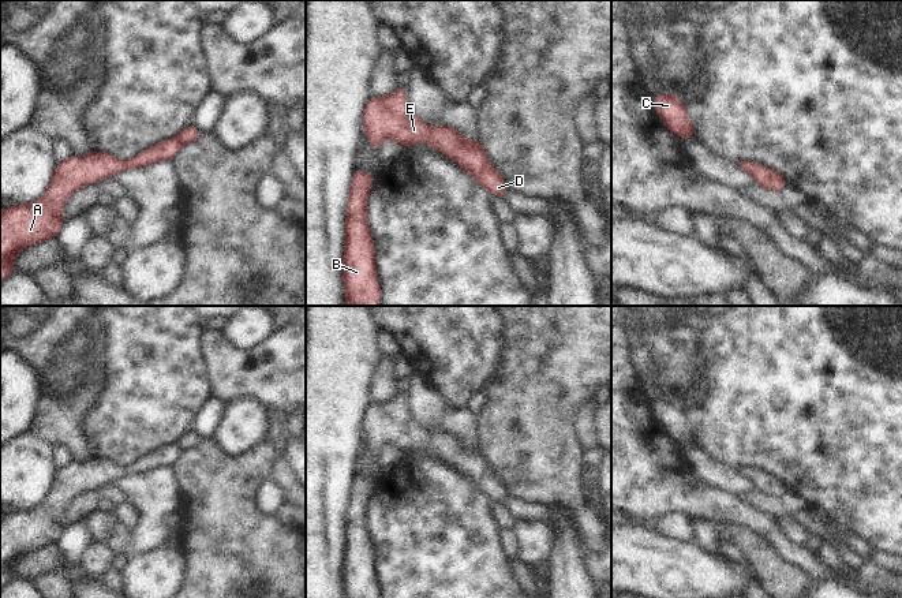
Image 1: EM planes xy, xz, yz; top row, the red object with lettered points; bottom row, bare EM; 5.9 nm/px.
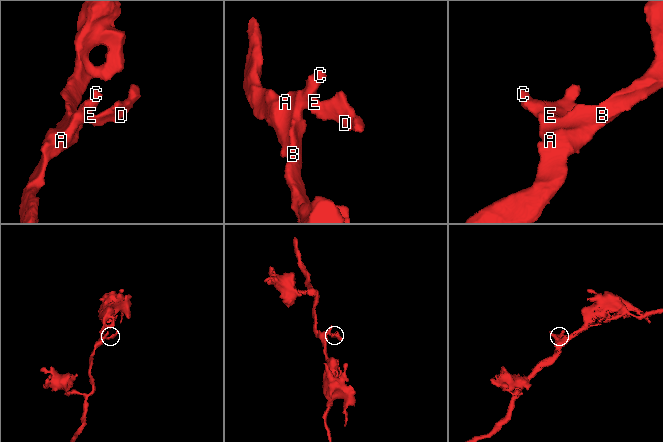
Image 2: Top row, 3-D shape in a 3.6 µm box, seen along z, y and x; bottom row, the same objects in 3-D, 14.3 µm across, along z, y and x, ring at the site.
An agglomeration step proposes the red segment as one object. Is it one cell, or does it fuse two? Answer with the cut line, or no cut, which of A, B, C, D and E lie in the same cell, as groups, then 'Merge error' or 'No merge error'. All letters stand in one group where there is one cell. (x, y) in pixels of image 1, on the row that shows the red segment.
No split. Groups: A B C D E. No merge error

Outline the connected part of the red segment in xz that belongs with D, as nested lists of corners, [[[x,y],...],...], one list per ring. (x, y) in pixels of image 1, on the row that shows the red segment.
[[[397,89],[385,97],[370,97],[362,117],[363,131],[375,152],[385,139],[393,139],[404,147],[426,142],[449,160],[457,162],[490,194],[505,199],[508,184],[476,139],[464,138],[459,130],[449,126],[430,128],[411,109],[407,89]]]

